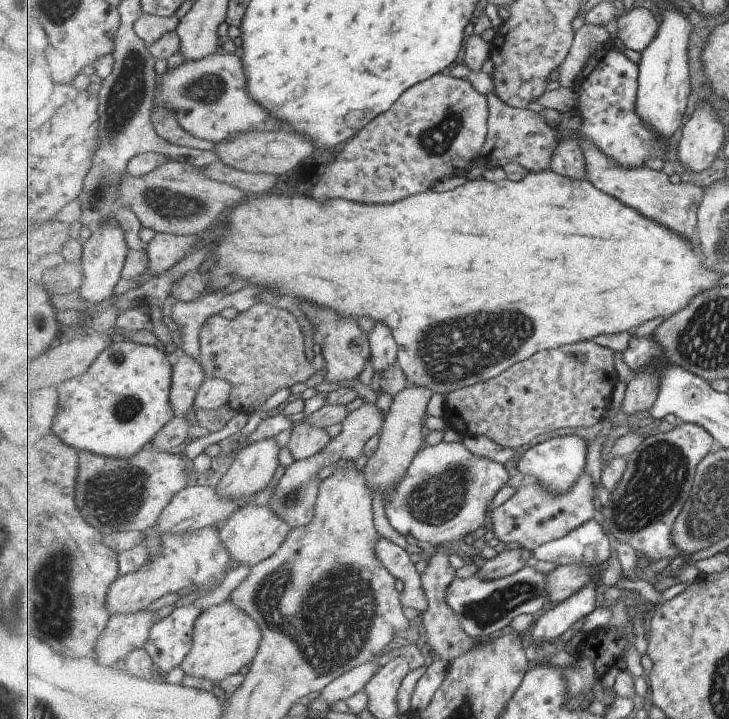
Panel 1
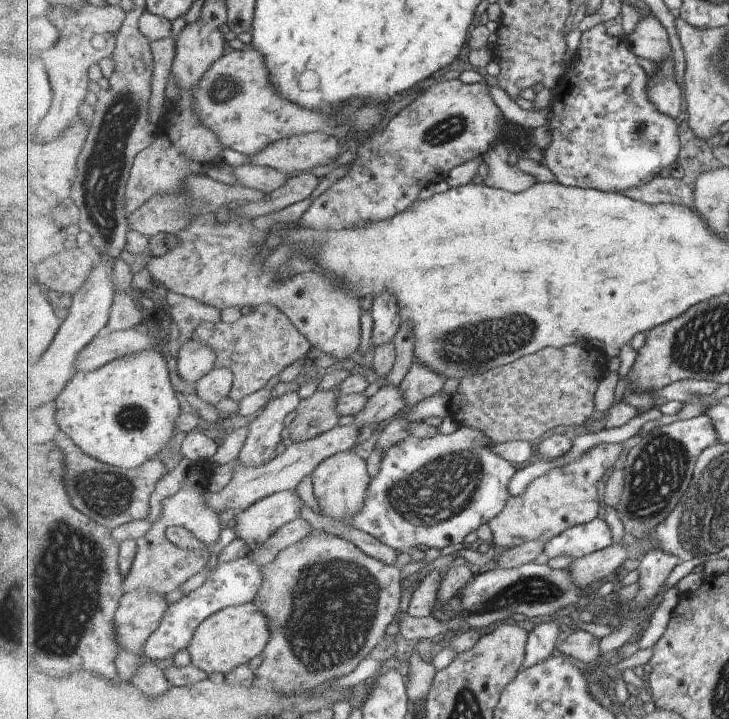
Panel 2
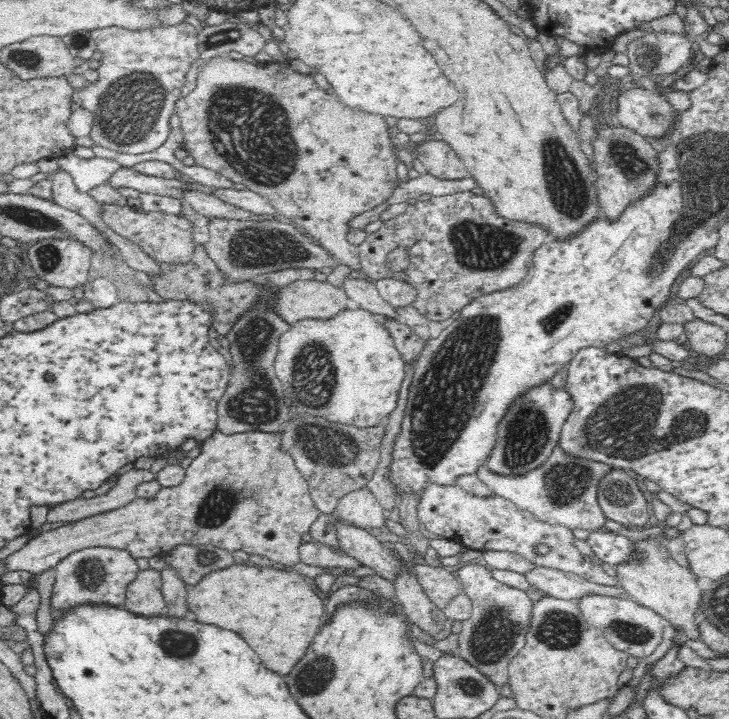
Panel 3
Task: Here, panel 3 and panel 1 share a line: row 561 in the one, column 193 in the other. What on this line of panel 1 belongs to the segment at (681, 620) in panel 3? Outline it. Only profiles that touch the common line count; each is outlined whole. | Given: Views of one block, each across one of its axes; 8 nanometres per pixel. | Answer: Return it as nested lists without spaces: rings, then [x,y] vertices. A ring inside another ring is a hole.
[[[225,600],[205,609],[202,616],[197,618],[192,651],[185,658],[181,668],[187,676],[209,680],[218,685],[221,680],[237,674],[245,666],[251,666],[259,654],[261,640],[263,634],[260,624],[249,618],[247,612],[235,608],[235,604],[231,604],[230,600]]]

